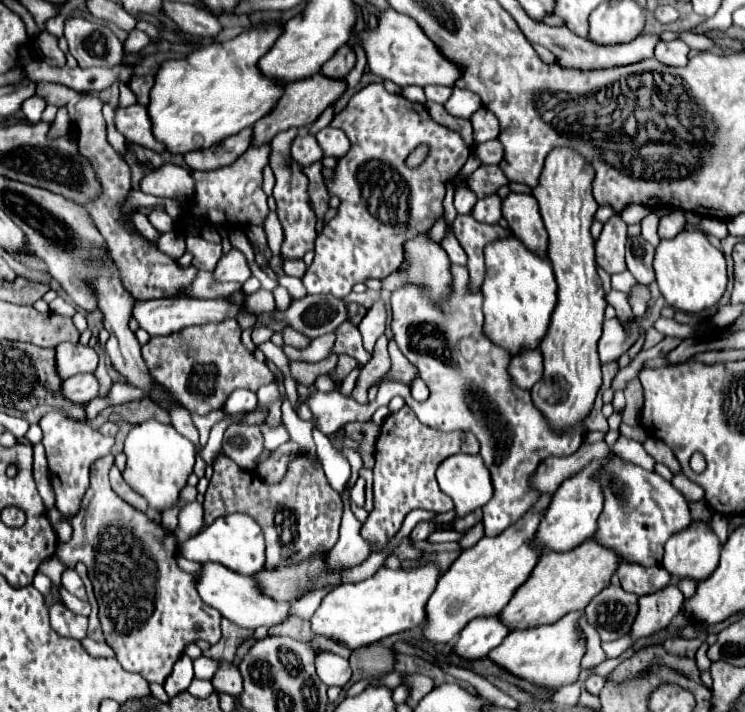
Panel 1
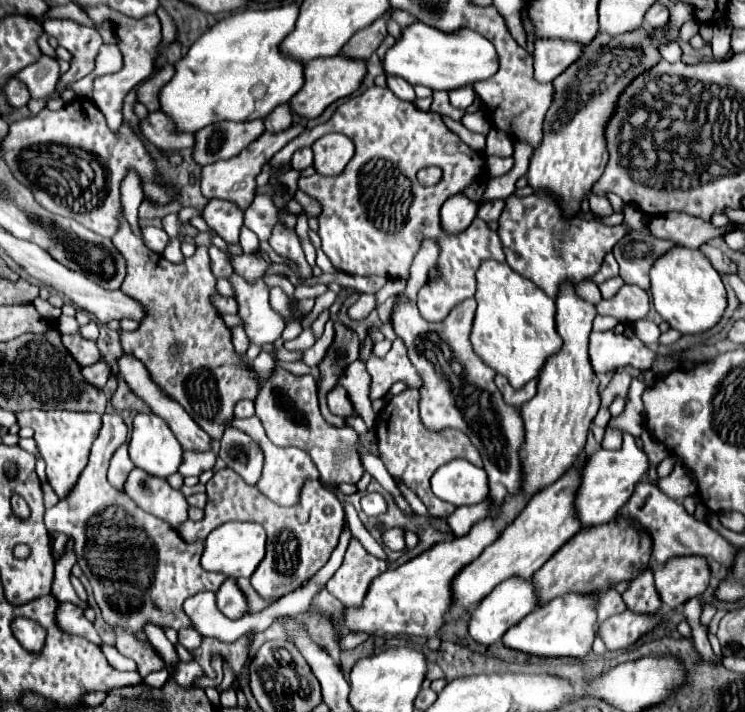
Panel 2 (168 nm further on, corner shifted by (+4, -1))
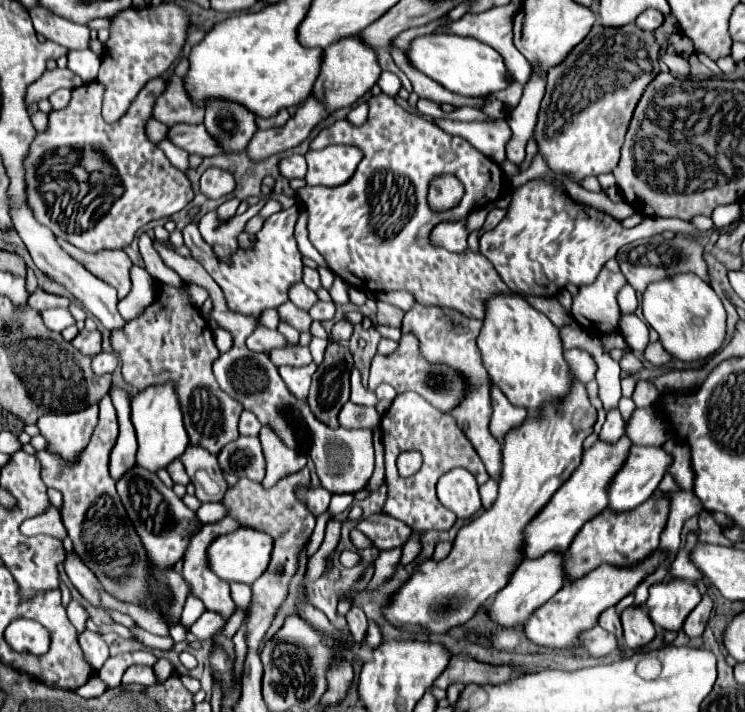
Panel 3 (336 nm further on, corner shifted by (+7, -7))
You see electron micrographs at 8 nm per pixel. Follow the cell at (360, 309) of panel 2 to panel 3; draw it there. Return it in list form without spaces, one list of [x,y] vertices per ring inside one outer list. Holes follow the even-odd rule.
[[[340,320],[334,324],[332,328],[332,338],[330,340],[336,340],[336,342],[342,342],[342,340],[348,340],[352,336],[352,330],[354,330],[354,324],[348,322],[348,320]]]

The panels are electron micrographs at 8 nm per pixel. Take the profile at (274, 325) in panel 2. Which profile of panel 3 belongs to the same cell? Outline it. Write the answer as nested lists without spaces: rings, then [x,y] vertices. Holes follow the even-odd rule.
[[[290,206],[266,218],[264,228],[256,234],[256,248],[252,252],[238,250],[232,256],[232,264],[224,264],[216,258],[212,248],[202,240],[198,232],[198,224],[190,222],[184,228],[184,244],[192,250],[192,258],[198,260],[206,272],[214,278],[214,282],[222,288],[226,304],[232,312],[240,312],[244,316],[252,316],[260,322],[260,316],[268,308],[278,308],[288,300],[288,290],[302,282],[302,254],[298,250],[294,238],[294,224],[298,218],[298,206]]]

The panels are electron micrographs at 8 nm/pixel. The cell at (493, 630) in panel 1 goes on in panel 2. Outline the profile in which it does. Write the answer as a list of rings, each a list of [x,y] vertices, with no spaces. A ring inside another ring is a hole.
[[[513,576],[513,578],[505,580],[505,582],[501,582],[499,586],[495,586],[495,590],[483,598],[481,608],[473,614],[473,618],[469,622],[469,634],[479,644],[485,644],[485,646],[495,644],[497,640],[503,638],[503,634],[515,622],[525,618],[535,608],[537,608],[537,588],[533,586],[533,580],[525,580],[525,578]]]

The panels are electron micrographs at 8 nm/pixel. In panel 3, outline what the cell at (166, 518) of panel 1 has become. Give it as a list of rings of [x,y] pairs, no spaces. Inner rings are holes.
[[[188,444],[184,454],[180,456],[192,484],[196,486],[196,498],[200,502],[220,502],[226,492],[226,482],[222,470],[218,466],[216,456],[212,456],[206,448],[196,444]]]

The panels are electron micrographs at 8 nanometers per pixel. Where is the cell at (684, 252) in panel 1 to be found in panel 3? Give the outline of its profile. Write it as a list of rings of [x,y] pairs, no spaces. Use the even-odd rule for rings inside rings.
[[[682,274],[682,276],[668,276],[662,282],[652,282],[642,294],[642,310],[646,322],[660,334],[662,346],[678,360],[690,362],[690,360],[700,360],[710,354],[714,354],[724,340],[726,334],[726,310],[718,298],[718,294],[708,286],[708,282],[700,280],[696,274]]]

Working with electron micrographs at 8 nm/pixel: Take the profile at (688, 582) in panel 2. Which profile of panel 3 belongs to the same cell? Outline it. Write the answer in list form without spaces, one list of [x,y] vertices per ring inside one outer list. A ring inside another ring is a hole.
[[[666,578],[650,586],[650,598],[646,600],[648,614],[654,624],[664,630],[680,630],[686,616],[702,600],[698,586],[682,578]]]

